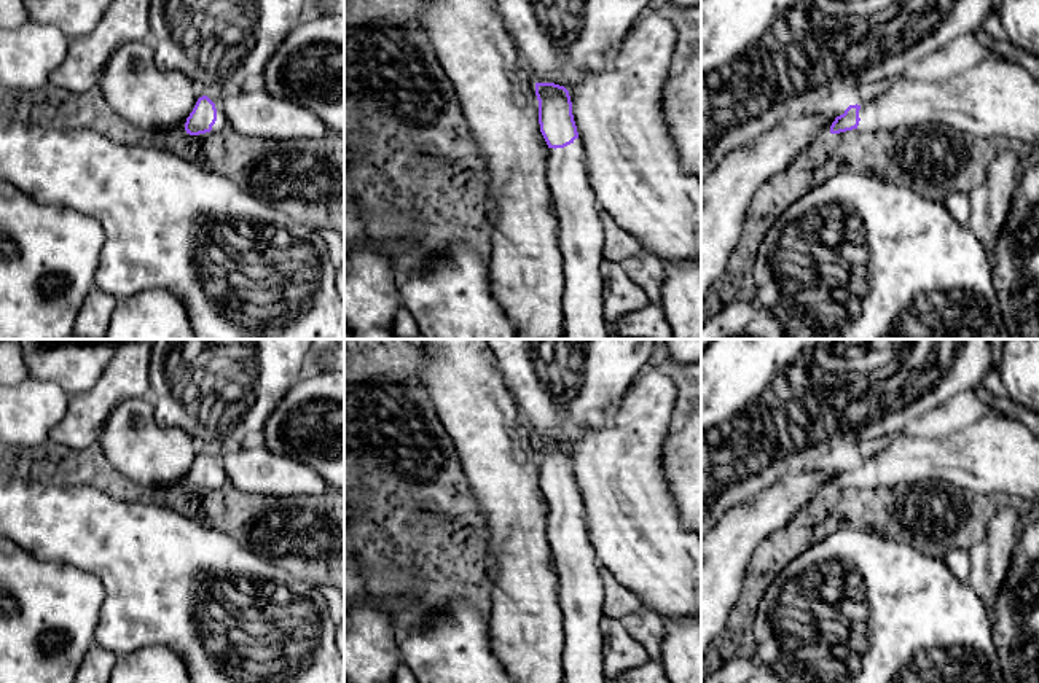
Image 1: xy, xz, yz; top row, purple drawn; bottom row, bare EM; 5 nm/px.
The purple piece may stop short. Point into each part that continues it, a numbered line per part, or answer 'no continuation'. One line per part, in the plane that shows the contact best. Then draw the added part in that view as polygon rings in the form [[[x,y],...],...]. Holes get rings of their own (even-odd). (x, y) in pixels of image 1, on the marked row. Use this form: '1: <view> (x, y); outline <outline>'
1: xy (220, 123); outline [[[207,92],[206,96],[215,103],[215,108],[217,108],[217,121],[215,121],[215,124],[212,126],[212,131],[226,127],[228,123],[226,123],[226,119],[225,119],[223,111],[222,111],[220,107],[218,107],[217,97],[215,97],[214,94],[209,94],[209,92]]]

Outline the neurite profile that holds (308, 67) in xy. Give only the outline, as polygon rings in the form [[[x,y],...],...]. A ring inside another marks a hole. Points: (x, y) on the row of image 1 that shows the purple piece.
[[[344,14],[300,22],[265,65],[261,88],[317,115],[328,131],[344,132]]]

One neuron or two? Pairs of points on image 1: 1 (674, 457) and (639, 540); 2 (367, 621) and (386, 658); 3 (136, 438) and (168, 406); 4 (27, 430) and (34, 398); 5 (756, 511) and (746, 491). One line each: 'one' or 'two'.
1: two
2: one
3: two
4: one
5: two

